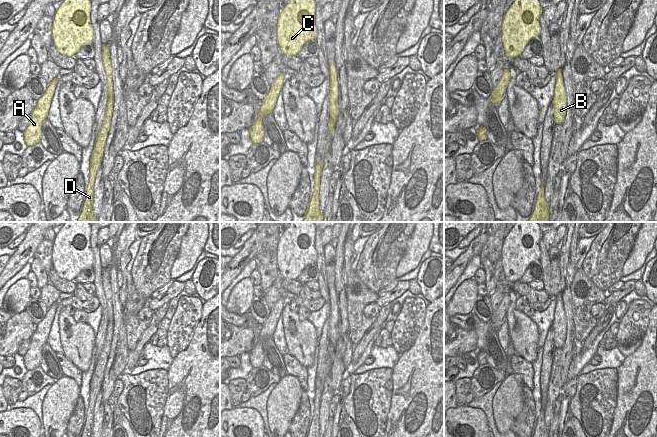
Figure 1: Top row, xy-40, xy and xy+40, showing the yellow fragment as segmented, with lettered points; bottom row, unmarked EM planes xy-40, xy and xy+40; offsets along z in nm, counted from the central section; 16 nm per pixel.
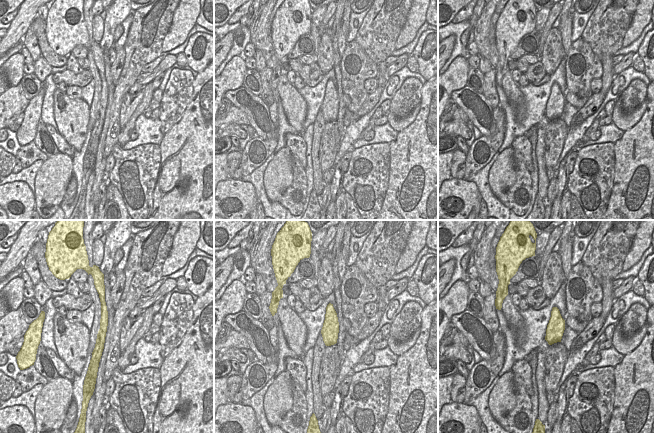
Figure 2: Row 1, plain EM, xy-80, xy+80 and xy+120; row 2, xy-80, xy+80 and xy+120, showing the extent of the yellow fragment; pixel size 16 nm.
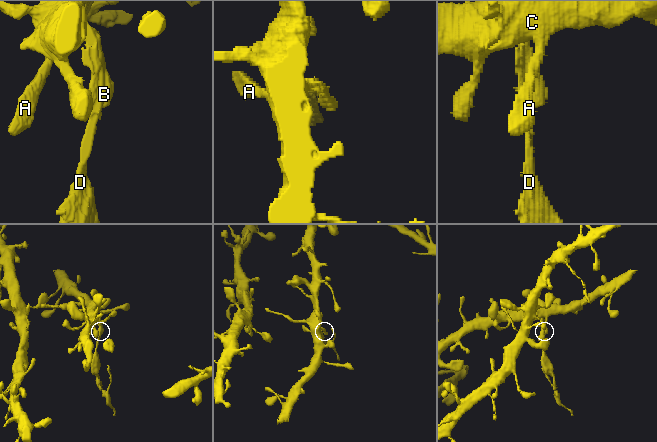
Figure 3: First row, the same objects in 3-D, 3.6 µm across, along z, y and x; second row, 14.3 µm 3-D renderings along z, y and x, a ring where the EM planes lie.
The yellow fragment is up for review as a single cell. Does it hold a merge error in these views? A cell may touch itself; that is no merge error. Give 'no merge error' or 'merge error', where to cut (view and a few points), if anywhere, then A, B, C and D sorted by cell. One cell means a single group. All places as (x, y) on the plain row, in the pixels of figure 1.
merge error | xy-40 (104, 341), (107, 341), (110, 345) | A B C / D

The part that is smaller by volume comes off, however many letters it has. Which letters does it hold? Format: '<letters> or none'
D

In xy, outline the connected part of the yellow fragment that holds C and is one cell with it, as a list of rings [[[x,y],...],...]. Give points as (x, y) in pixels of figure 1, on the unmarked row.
[[[290,222],[280,235],[277,265],[284,278],[296,280],[306,266],[316,263],[315,233],[313,222]]]

